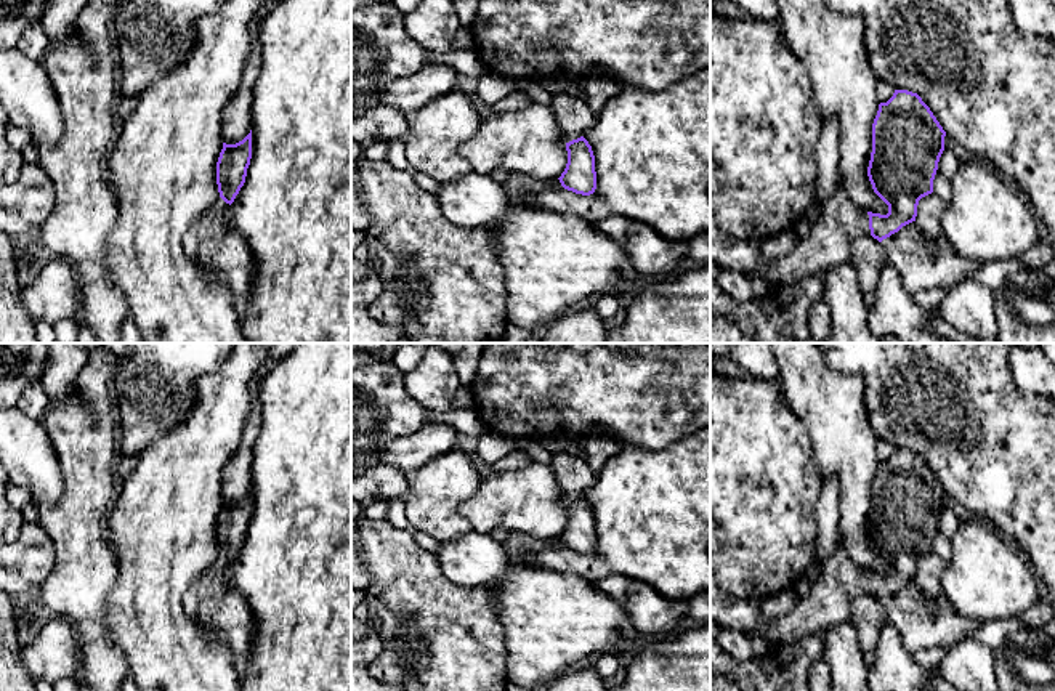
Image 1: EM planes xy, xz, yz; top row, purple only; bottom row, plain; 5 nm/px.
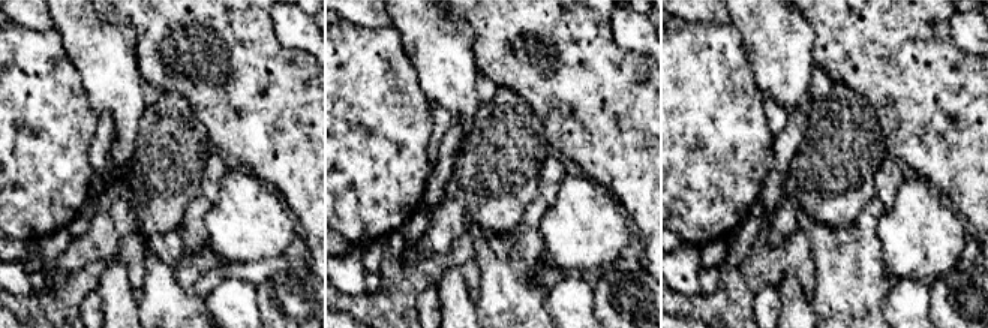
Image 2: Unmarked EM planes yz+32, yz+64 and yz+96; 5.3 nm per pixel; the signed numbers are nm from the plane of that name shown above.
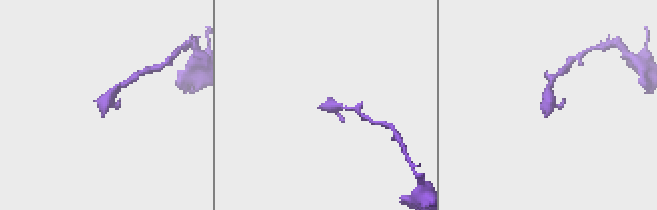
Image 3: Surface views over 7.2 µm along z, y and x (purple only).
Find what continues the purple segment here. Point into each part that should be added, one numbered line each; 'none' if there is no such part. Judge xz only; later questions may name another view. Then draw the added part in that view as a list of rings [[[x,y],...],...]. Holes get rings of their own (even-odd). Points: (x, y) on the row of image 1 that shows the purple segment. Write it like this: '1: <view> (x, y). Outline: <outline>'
1: xz (574, 117). Outline: [[[553,95],[550,107],[566,143],[584,136],[596,122],[596,114],[588,107],[584,96]]]

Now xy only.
1: xy (214, 222). Outline: [[[218,197],[189,228],[183,237],[183,249],[191,258],[199,257],[199,247],[205,239],[221,237],[229,232],[229,207]]]

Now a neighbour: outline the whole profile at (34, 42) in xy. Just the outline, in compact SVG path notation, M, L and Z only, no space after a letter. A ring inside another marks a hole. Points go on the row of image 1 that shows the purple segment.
M40 24L30 26L21 37L18 48L30 59L42 61L50 43Z

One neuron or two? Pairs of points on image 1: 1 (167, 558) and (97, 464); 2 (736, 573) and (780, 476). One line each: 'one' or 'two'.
1: two
2: one

